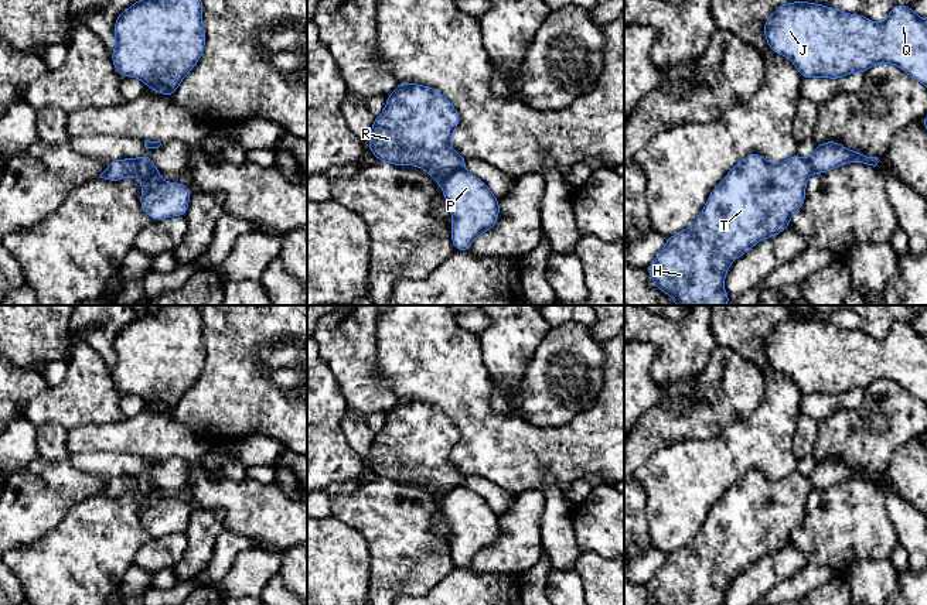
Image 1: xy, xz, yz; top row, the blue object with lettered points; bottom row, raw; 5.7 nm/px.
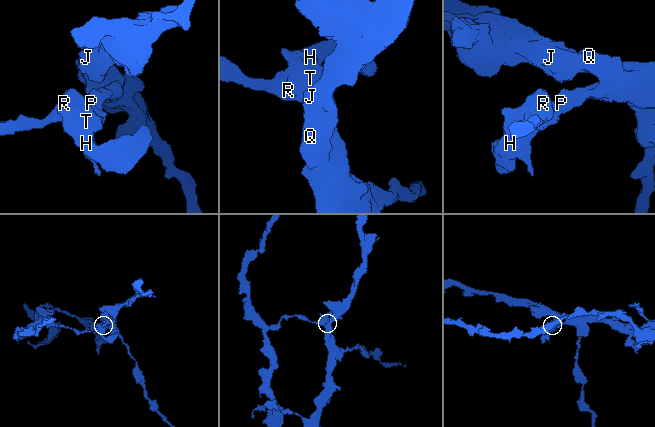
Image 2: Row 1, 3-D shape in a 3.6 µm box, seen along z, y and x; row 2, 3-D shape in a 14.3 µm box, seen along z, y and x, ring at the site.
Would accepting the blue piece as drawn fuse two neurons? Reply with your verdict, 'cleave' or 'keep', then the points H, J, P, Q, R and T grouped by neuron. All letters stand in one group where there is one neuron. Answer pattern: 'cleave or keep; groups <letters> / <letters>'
cleave; groups H R T / J P Q

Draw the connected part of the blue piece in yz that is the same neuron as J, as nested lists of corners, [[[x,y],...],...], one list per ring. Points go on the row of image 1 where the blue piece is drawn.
[[[817,3],[781,4],[763,24],[770,49],[788,58],[801,78],[841,79],[851,72],[865,74],[876,64],[893,64],[927,86],[927,20],[911,7],[897,4],[882,23]]]

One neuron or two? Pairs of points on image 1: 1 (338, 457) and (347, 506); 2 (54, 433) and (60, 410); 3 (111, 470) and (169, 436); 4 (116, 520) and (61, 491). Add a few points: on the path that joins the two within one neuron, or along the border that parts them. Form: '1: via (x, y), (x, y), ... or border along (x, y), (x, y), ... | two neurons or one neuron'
1: border along (360, 477), (351, 481), (336, 481), (324, 489) | two neurons
2: border along (37, 424), (58, 423), (68, 430) | two neurons
3: border along (104, 451), (130, 453), (143, 458) | two neurons
4: border along (98, 492), (78, 501), (57, 525) | two neurons

